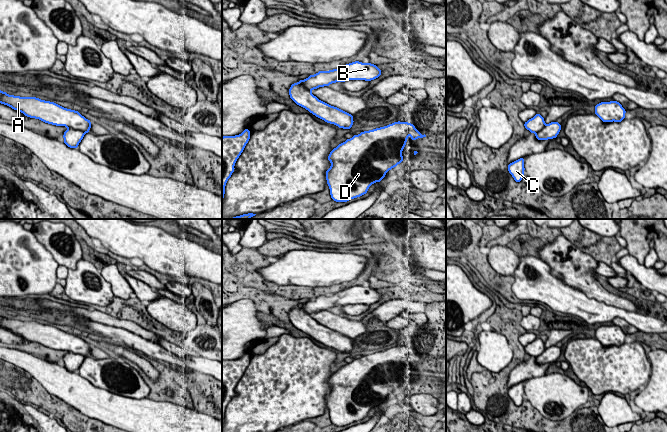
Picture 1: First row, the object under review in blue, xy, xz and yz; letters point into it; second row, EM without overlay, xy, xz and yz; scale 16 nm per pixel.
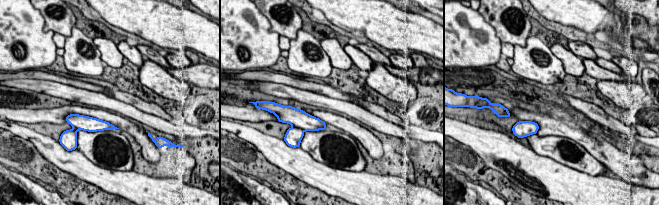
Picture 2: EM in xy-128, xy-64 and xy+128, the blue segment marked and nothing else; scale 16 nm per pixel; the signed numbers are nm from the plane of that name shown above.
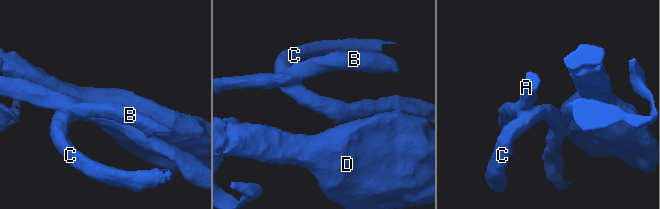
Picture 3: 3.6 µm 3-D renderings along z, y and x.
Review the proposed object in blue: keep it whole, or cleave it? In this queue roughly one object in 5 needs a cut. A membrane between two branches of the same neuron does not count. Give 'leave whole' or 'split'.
leave whole

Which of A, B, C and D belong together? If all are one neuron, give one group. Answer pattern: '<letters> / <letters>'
A B C D

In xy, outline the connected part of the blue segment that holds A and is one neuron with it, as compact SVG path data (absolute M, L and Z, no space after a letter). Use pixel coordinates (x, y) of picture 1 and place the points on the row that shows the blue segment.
M0 90L0 103L23 113L27 117L39 119L56 126L67 127L63 138L64 143L70 148L78 148L84 135L91 128L91 121L78 111L36 97L8 95Z

